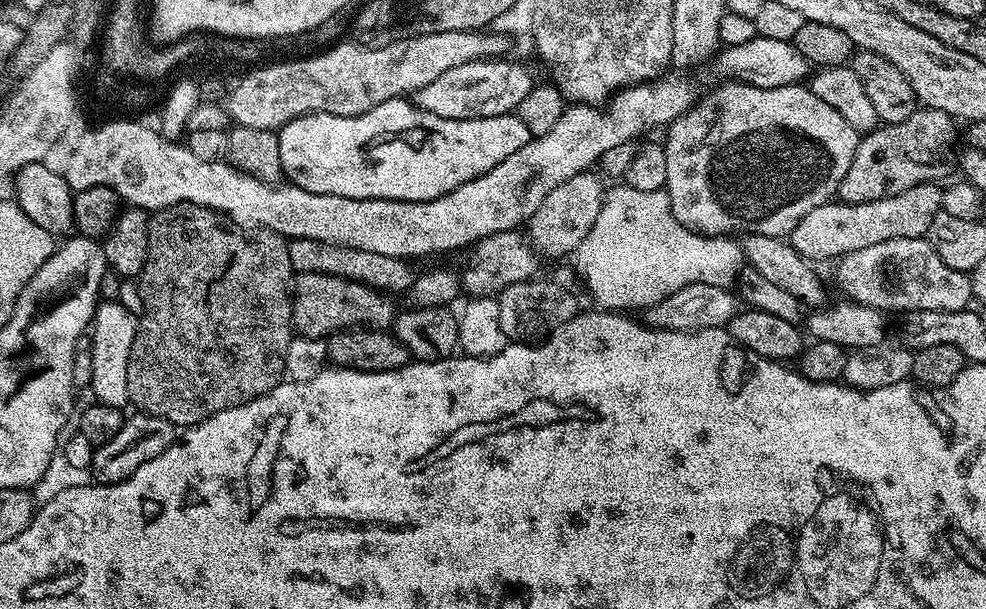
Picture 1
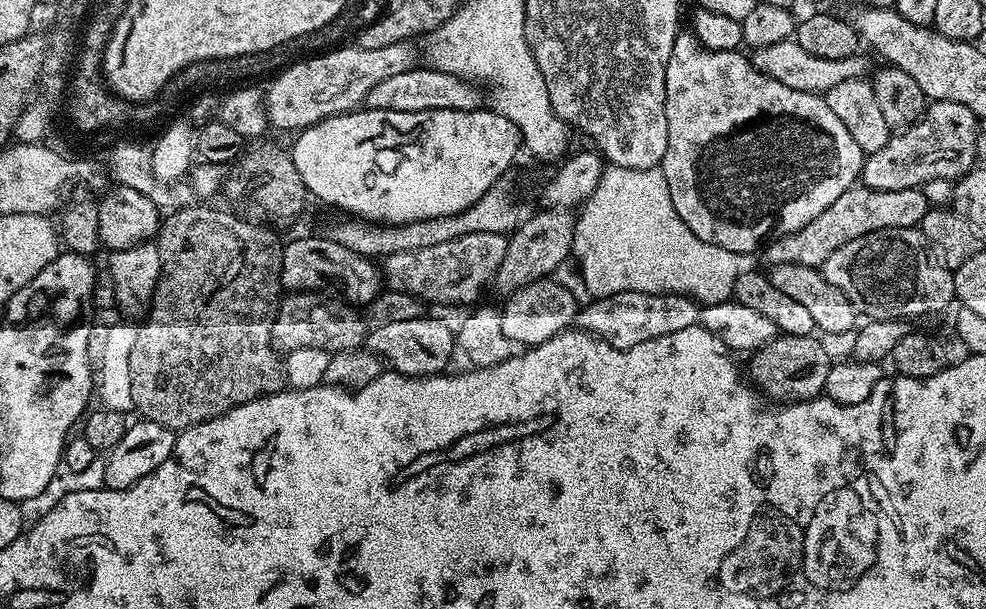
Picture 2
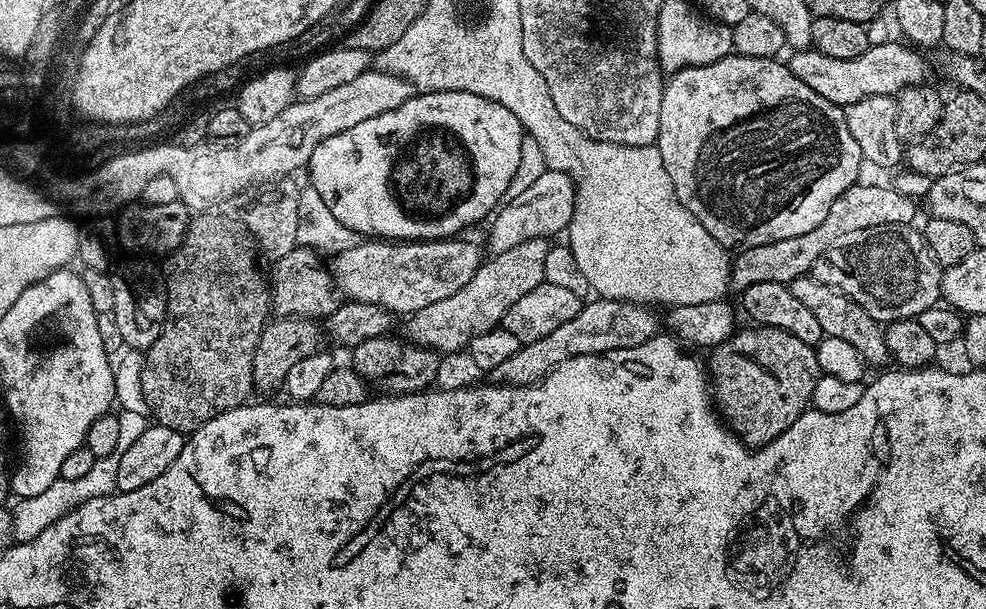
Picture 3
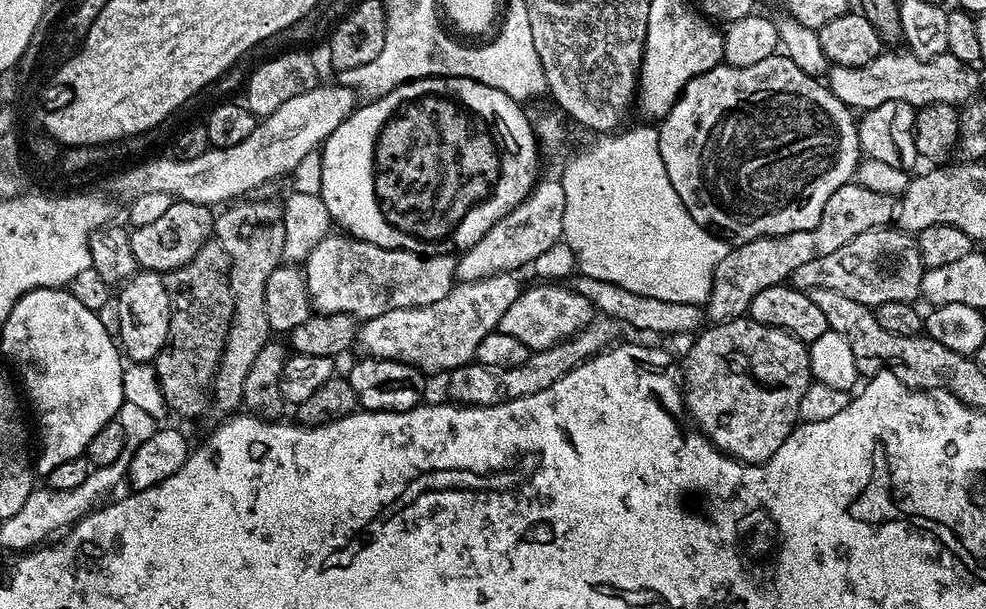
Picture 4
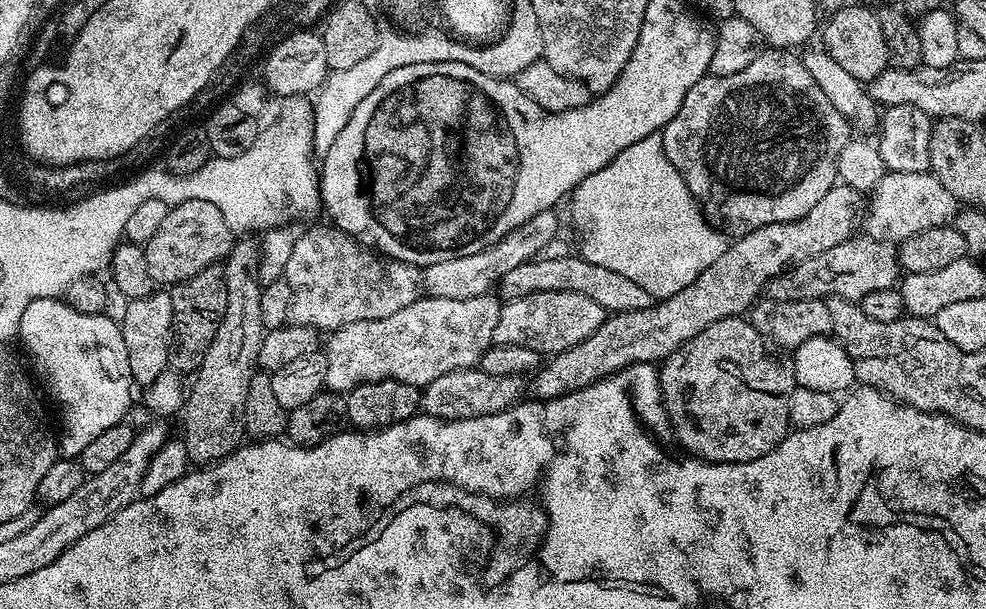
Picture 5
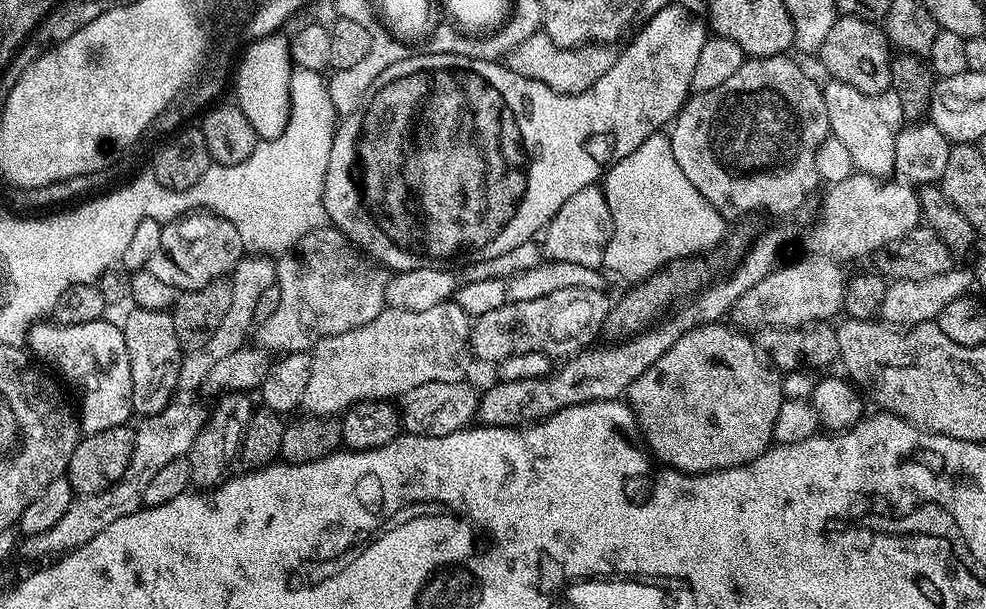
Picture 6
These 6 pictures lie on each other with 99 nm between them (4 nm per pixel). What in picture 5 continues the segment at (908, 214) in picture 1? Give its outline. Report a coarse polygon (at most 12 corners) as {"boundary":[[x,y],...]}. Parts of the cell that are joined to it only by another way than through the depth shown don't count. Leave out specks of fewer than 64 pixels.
{"boundary":[[862,196],[735,237],[686,290],[613,312],[530,380],[553,400],[656,364],[851,240]]}

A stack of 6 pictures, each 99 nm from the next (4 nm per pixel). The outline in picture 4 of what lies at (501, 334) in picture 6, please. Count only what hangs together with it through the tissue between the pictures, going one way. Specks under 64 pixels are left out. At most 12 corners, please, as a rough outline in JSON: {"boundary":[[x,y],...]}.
{"boundary":[[560,282],[525,287],[498,331],[530,350],[569,340],[594,319]]}

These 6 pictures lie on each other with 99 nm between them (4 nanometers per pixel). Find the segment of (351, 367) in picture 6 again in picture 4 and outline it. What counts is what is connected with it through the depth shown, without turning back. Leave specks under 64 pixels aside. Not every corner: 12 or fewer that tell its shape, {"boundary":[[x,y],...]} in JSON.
{"boundary":[[515,271],[359,325],[365,357],[447,374],[522,291]]}

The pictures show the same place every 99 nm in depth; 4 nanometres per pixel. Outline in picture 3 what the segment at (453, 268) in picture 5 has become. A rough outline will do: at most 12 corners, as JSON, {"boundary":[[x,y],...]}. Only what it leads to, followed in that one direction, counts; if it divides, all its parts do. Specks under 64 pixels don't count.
{"boundary":[[546,170],[494,215],[493,255],[567,229],[575,180]]}

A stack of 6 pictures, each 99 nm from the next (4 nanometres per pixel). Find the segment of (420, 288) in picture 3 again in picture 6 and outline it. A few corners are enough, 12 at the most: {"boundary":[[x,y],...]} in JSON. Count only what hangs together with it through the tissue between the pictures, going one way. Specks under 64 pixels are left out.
{"boundary":[[335,226],[275,261],[269,354],[308,352],[385,311],[389,273]]}

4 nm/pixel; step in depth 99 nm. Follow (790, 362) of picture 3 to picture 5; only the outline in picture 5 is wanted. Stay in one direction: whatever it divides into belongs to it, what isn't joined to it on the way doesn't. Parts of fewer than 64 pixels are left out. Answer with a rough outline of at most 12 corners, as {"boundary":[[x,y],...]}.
{"boundary":[[751,319],[694,334],[659,365],[681,449],[770,454],[793,374]]}

